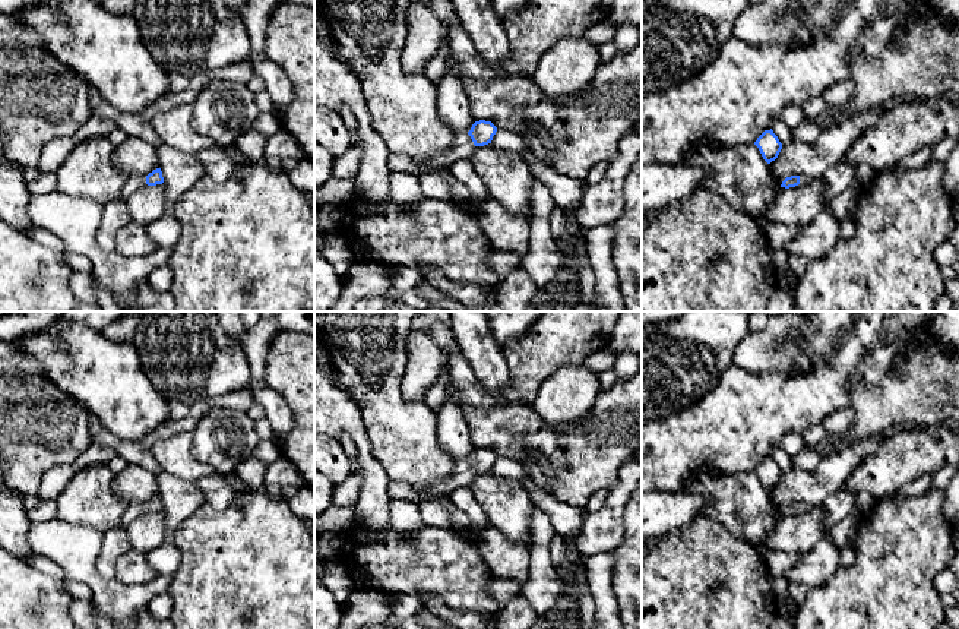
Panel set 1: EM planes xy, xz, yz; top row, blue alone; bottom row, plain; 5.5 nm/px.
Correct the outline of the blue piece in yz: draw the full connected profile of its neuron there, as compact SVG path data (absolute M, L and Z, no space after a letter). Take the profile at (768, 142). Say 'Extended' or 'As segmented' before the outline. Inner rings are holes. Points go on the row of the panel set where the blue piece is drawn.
As segmented. M765 130L754 145L759 148L763 159L770 164L775 161L782 149L782 143L779 142L778 136L773 133L773 130Z

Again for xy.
Extended. M161 168L153 170L146 177L137 176L133 180L130 180L129 183L124 184L124 187L121 190L121 199L126 200L133 193L133 190L136 187L142 187L145 184L156 186L156 184L162 184L162 183L164 183L164 177L162 177Z

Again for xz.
Extended. M475 121L468 133L458 138L458 142L449 154L414 158L417 176L449 168L456 159L469 159L474 148L491 143L496 132L497 127L491 121Z

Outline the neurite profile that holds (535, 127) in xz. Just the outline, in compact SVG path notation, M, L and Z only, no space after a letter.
M529 123L528 127L544 142L547 154L554 155L550 135L538 123Z

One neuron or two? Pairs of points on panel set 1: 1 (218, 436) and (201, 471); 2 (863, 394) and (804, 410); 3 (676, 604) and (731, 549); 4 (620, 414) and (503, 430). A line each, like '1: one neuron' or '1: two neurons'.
1: two neurons
2: two neurons
3: one neuron
4: one neuron

